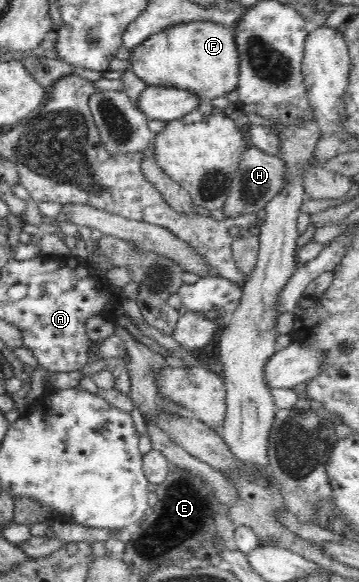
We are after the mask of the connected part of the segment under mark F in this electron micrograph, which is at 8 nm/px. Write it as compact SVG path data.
M192 21L149 36L131 50L129 63L148 86L182 88L203 101L220 98L237 88L240 53L233 28L212 21Z

